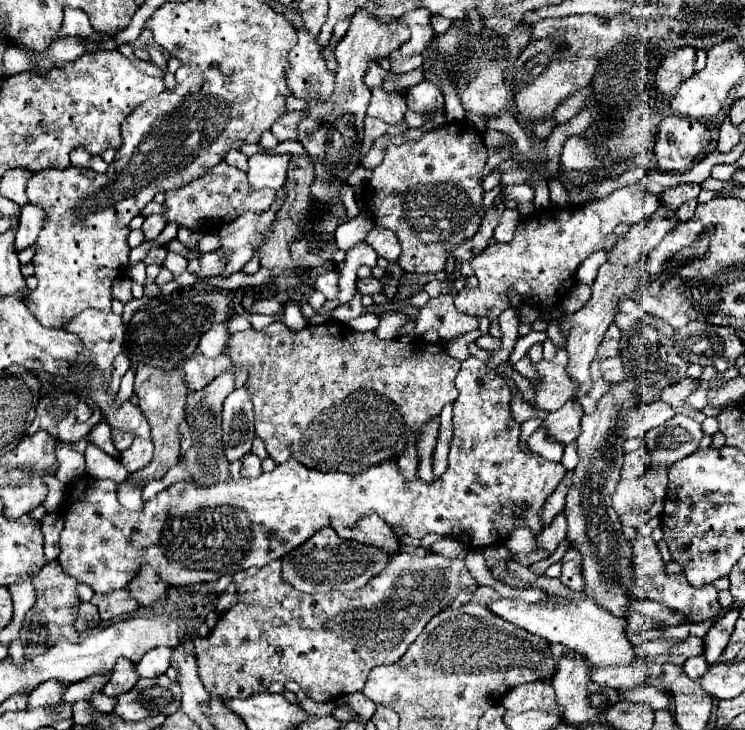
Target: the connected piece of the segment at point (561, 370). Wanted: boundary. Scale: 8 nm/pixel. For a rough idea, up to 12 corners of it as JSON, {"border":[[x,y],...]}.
{"border":[[566,349],[534,365],[534,409],[556,411],[576,385]]}

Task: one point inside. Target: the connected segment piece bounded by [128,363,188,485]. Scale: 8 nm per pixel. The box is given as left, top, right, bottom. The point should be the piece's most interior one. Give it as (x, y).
(162, 394)

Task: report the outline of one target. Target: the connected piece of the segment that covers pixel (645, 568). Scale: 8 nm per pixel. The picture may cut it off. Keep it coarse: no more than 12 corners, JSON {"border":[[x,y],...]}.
{"border":[[652,537],[630,541],[632,597],[688,623],[720,615],[718,589],[666,575]]}

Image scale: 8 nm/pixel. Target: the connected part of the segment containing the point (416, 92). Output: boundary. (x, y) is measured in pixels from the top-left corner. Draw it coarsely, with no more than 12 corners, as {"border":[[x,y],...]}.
{"border":[[422,81],[410,89],[408,107],[423,116],[444,105],[438,85]]}

